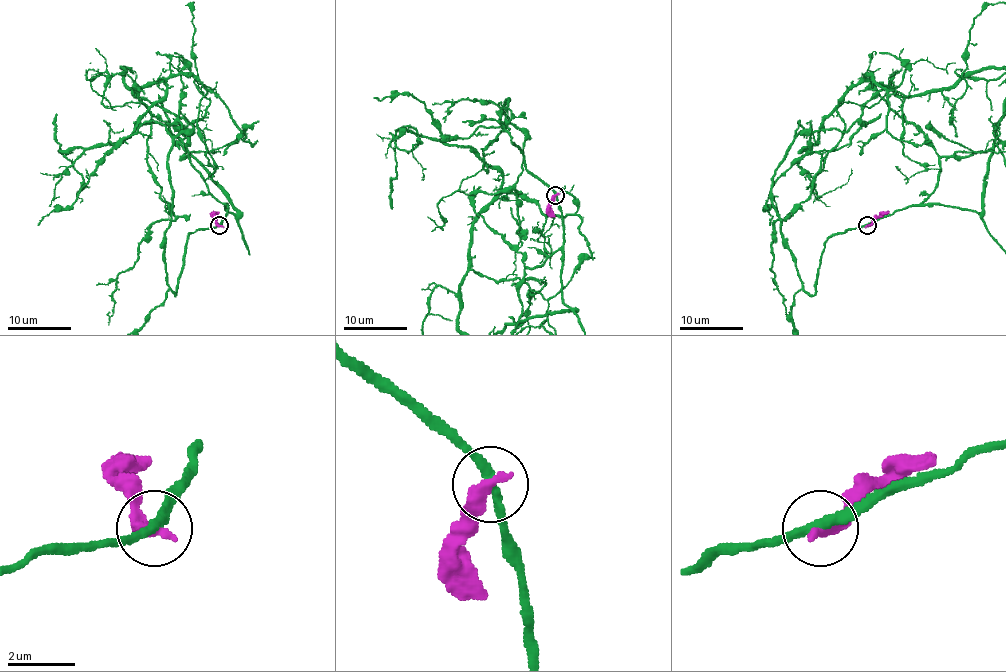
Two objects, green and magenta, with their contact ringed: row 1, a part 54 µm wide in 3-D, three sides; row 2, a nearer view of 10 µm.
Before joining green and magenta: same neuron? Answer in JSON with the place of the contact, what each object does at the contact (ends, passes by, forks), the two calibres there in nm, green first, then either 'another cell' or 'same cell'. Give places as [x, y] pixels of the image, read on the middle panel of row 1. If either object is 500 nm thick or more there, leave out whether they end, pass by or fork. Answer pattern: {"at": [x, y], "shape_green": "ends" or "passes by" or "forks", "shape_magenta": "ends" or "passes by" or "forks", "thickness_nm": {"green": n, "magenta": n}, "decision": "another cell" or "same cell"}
{"at": [555, 195], "shape_green": "passes by", "shape_magenta": "ends", "thickness_nm": {"green": 280, "magenta": 440}, "decision": "another cell"}

